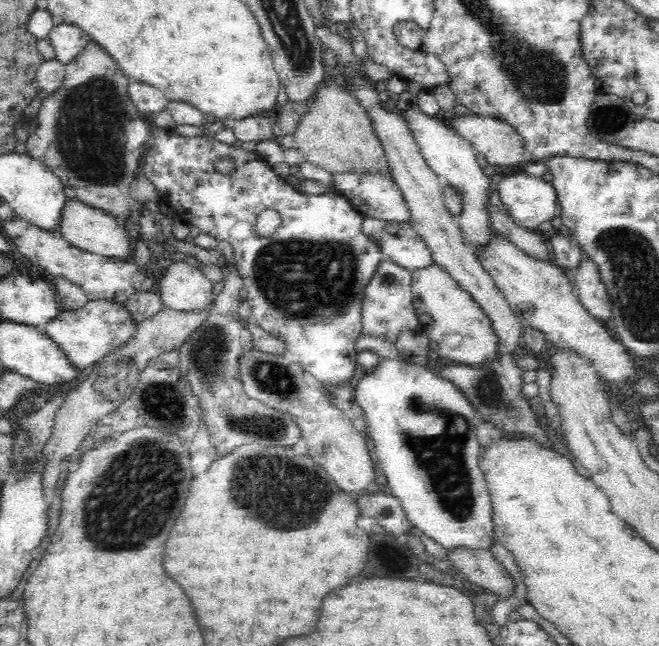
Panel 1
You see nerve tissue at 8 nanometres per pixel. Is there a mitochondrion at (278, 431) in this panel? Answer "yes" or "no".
yes

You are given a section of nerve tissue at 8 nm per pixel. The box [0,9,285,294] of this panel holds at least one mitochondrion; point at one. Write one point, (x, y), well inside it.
(85, 100)

